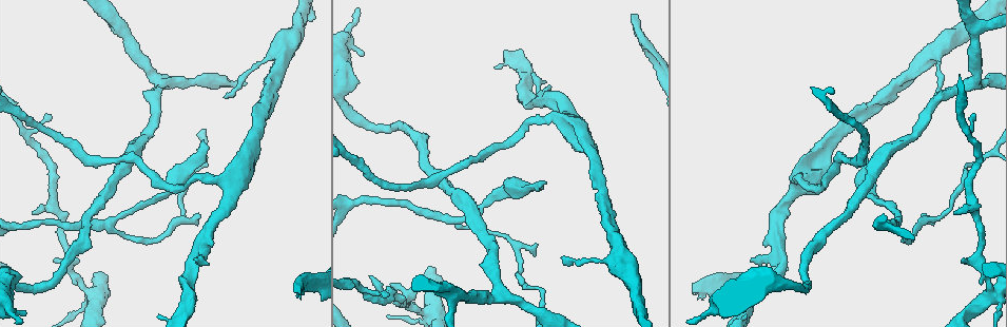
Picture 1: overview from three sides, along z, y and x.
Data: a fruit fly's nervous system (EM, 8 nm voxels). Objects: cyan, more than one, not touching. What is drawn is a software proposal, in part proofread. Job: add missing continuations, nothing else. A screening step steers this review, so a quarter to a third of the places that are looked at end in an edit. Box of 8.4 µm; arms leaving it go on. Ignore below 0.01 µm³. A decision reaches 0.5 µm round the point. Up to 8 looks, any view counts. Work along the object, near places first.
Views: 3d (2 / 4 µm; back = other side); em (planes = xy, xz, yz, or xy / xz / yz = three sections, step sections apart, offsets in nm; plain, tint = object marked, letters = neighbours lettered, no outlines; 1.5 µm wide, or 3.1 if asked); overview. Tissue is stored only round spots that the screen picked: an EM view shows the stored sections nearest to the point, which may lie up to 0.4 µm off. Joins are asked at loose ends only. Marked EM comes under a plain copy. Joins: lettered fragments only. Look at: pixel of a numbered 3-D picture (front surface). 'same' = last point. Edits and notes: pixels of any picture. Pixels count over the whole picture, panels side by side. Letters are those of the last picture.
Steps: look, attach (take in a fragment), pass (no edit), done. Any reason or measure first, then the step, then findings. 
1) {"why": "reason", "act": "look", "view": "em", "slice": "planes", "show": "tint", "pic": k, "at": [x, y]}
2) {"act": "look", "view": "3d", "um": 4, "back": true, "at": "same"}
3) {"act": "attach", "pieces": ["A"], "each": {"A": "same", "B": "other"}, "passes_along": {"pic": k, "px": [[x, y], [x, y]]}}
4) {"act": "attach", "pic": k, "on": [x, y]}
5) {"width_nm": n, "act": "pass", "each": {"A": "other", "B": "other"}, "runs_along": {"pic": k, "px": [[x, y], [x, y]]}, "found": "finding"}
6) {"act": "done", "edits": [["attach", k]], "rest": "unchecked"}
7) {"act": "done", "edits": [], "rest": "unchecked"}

{"why": "branch stops here", "act": "look", "view": "em", "slice": "xz", "step": 4, "show": "tint", "pic": 1, "at": [542, 186]}

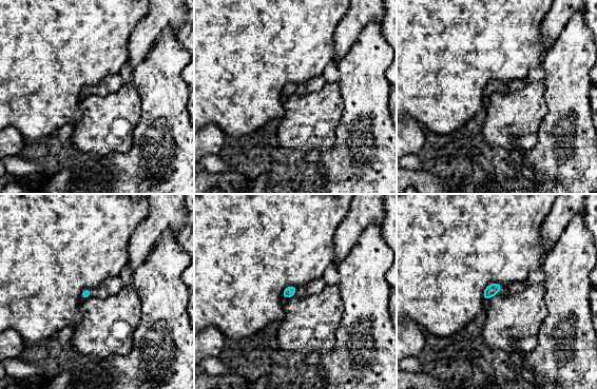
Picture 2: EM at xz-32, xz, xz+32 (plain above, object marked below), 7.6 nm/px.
{"act": "look", "view": "em", "slice": "xz", "step": 4, "show": "letters", "at": "same"}

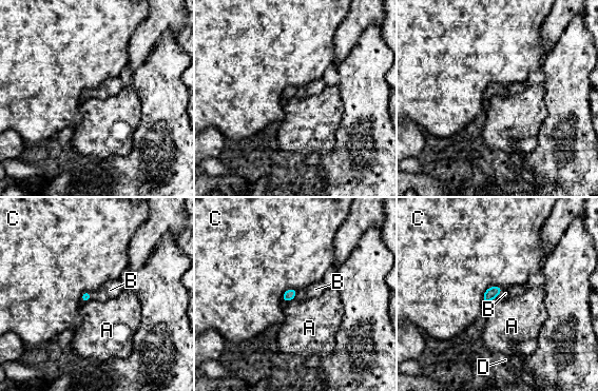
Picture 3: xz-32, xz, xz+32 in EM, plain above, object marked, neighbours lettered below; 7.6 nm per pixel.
{"act": "attach", "pieces": ["B"], "each": {"A": "other", "B": "same", "C": "other", "D": "other"}, "found": "it goes on there"}

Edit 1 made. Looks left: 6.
{"why": "see it whole again", "act": "look", "view": "overview"}

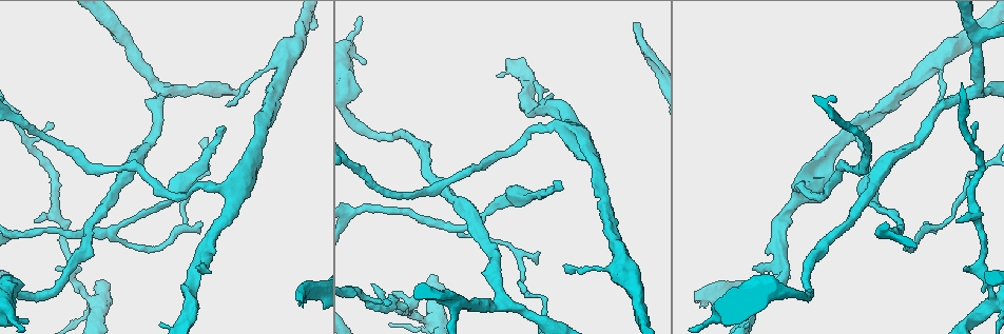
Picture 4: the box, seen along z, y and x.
{"act": "look", "view": "em", "slice": "planes", "show": "tint", "pic": 4, "at": [228, 106]}

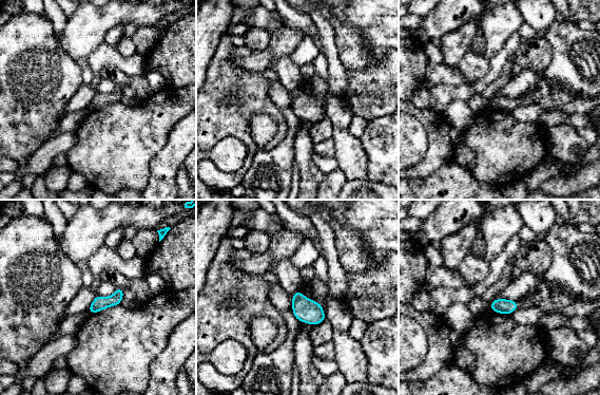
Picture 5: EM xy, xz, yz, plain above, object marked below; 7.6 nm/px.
{"act": "look", "view": "em", "slice": "planes", "show": "letters", "at": "same"}

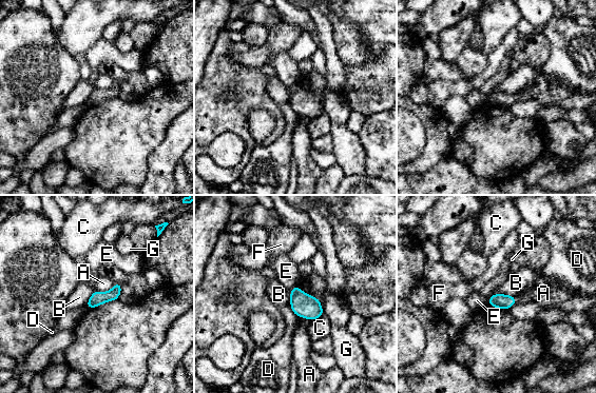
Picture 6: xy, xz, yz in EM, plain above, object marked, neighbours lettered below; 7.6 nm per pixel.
{"act": "pass", "each": {"A": "other", "B": "other", "C": "other", "D": "other", "E": "other", "F": "other", "G": "other"}, "found": "none of them fits"}

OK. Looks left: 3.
{"why": "branch stops here", "act": "look", "view": "3d", "um": 4, "pic": 4, "at": [392, 293]}

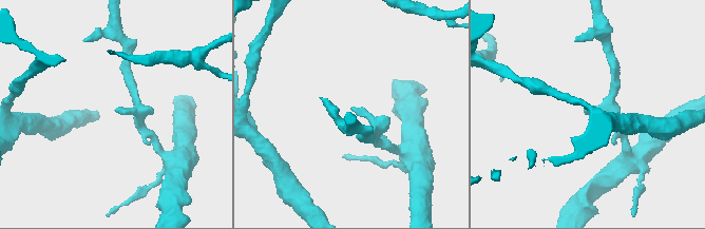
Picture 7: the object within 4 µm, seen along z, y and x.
{"why": "now the EM", "act": "look", "view": "em", "slice": "xy", "step": 8, "show": "tint", "pic": 7, "at": [114, 110]}

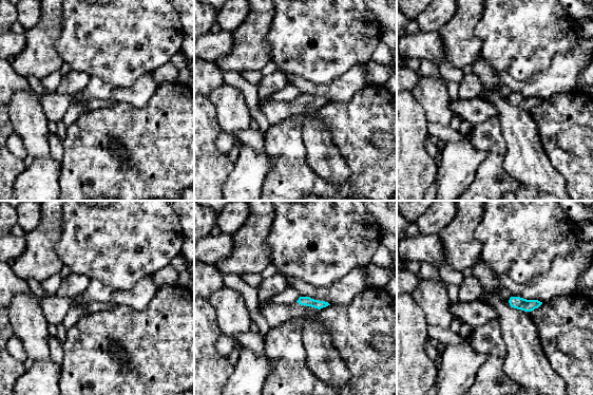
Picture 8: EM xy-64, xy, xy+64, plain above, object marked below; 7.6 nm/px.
{"act": "look", "view": "em", "slice": "planes", "show": "letters", "at": "same"}

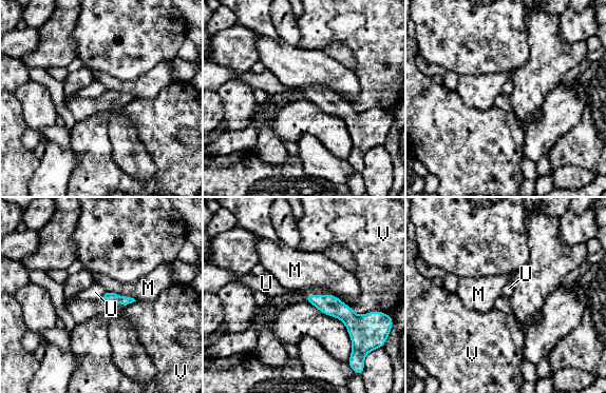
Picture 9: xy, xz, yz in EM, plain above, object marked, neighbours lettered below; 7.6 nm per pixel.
{"width_nm": 80, "longest_contact_nm": ["M", 240], "act": "pass", "each": {"M": "other", "U": "other", "V": "other"}, "found": "no lettered fragment goes on from it"}

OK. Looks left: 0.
{"act": "done", "edits": [["attach", 3]], "rest": "unchecked"}

